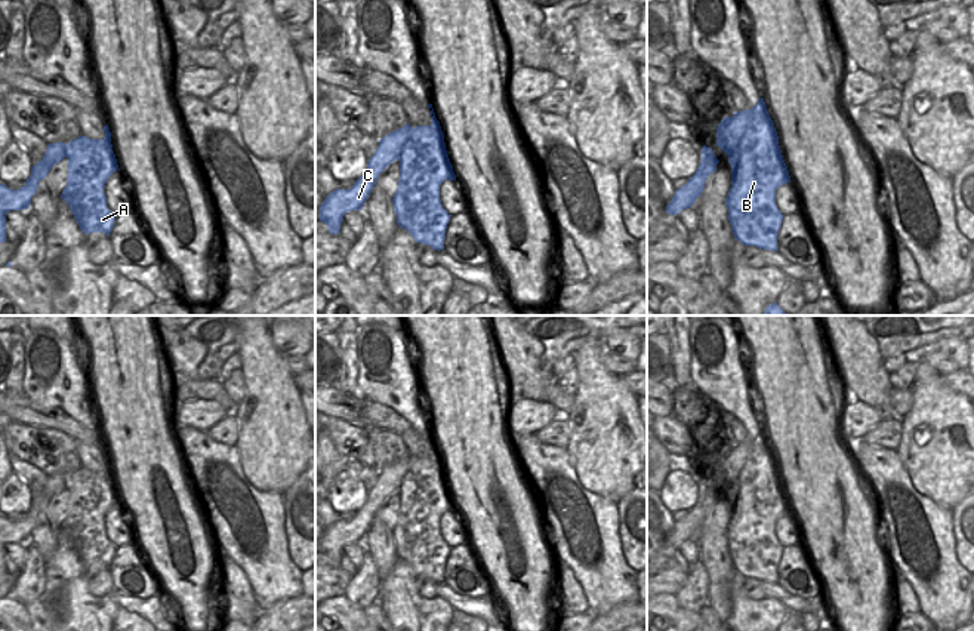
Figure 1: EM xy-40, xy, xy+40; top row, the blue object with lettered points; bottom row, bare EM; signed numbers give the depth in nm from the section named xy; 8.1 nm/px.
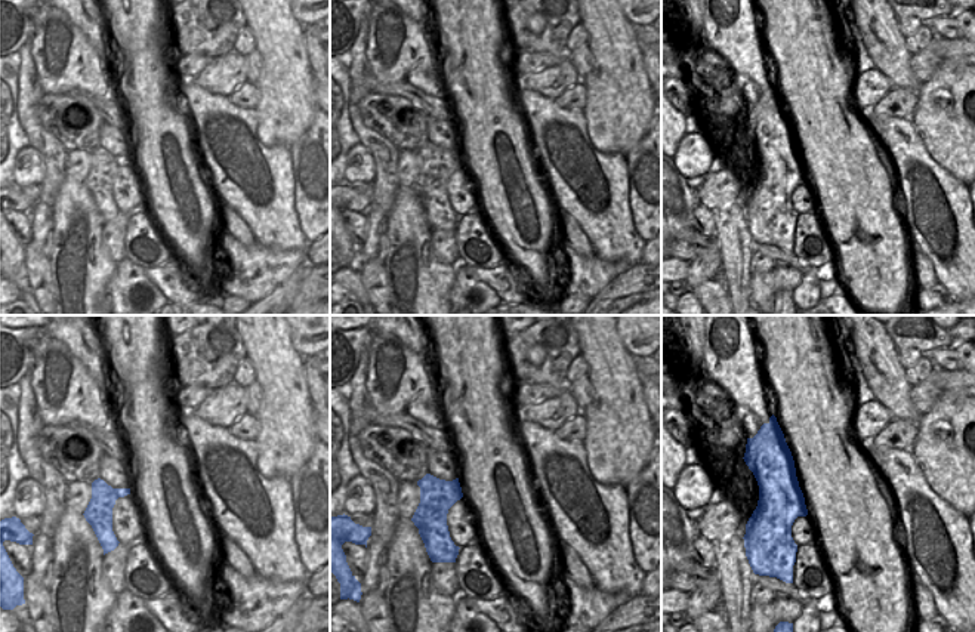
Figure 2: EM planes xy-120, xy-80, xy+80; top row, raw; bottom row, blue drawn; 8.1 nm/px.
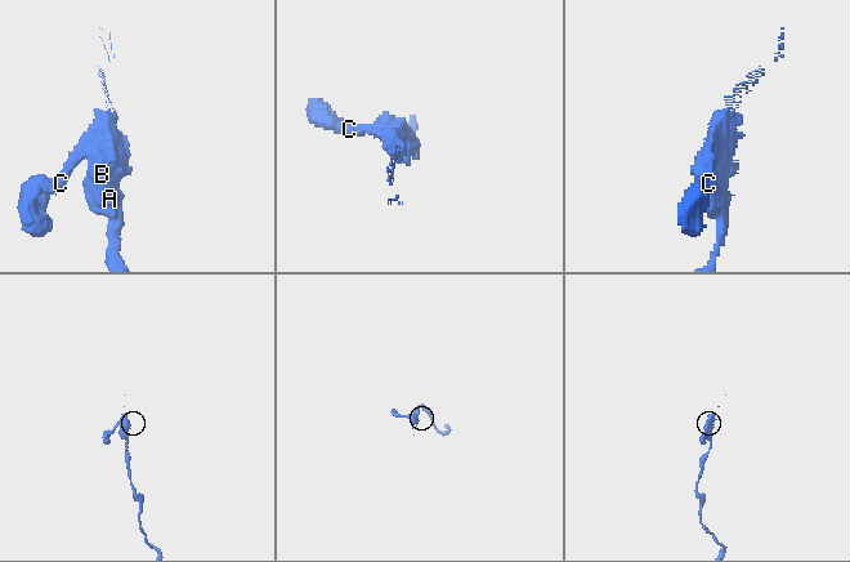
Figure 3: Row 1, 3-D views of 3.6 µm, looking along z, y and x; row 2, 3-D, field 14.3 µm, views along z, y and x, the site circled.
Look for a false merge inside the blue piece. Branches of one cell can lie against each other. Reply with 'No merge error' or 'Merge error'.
Merge error

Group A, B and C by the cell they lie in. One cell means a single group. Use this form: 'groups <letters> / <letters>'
groups A B / C

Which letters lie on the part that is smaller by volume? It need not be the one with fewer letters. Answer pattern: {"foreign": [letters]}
{"foreign": ["C"]}

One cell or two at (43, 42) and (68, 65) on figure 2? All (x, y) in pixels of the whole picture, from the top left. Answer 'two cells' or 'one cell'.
one cell

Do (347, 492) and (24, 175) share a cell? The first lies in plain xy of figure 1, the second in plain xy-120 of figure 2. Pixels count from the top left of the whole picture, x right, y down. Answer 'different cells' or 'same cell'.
same cell

